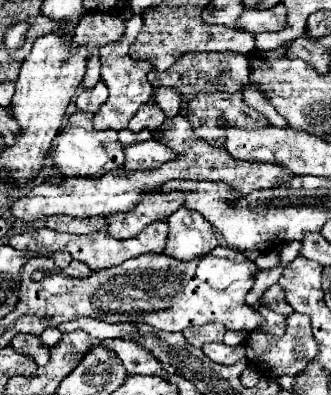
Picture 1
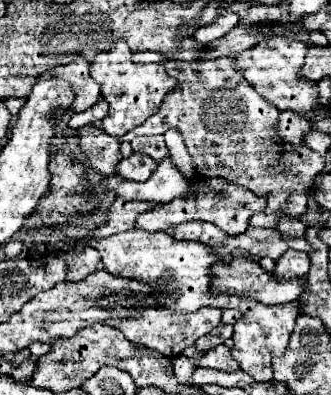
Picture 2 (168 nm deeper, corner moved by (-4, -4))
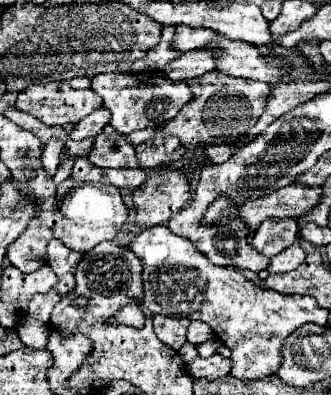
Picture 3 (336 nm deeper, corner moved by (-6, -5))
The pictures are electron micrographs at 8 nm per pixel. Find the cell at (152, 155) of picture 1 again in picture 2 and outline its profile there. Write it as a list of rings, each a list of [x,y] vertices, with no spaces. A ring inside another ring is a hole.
[[[134,152],[130,158],[124,158],[120,162],[118,174],[124,176],[126,180],[136,180],[136,182],[144,182],[146,178],[150,178],[150,174],[156,170],[158,162],[146,154]]]

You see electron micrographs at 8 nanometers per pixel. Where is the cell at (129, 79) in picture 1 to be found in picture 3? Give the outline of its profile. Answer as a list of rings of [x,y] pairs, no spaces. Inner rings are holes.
[[[100,73],[92,79],[90,89],[104,99],[104,107],[112,113],[114,131],[128,135],[138,129],[150,129],[174,119],[192,99],[192,91],[184,81],[170,81],[160,73]]]

